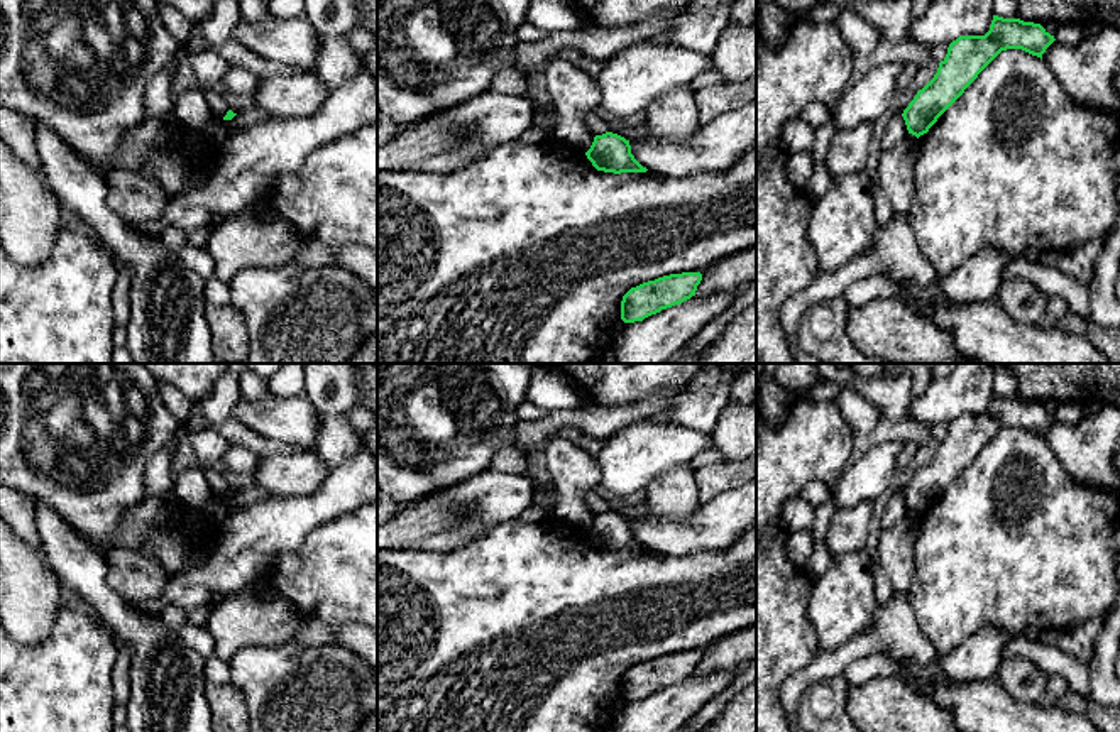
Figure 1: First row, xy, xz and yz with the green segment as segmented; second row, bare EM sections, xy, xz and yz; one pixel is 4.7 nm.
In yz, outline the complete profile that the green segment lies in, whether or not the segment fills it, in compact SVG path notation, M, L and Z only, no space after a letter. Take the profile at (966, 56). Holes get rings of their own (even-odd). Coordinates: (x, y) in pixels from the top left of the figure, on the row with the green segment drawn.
M993 15L985 36L961 36L947 47L934 78L917 91L903 110L909 134L917 139L964 93L978 74L1007 49L1022 49L1042 59L1054 42L1040 24Z

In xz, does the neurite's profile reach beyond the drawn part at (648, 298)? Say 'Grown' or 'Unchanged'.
Unchanged

